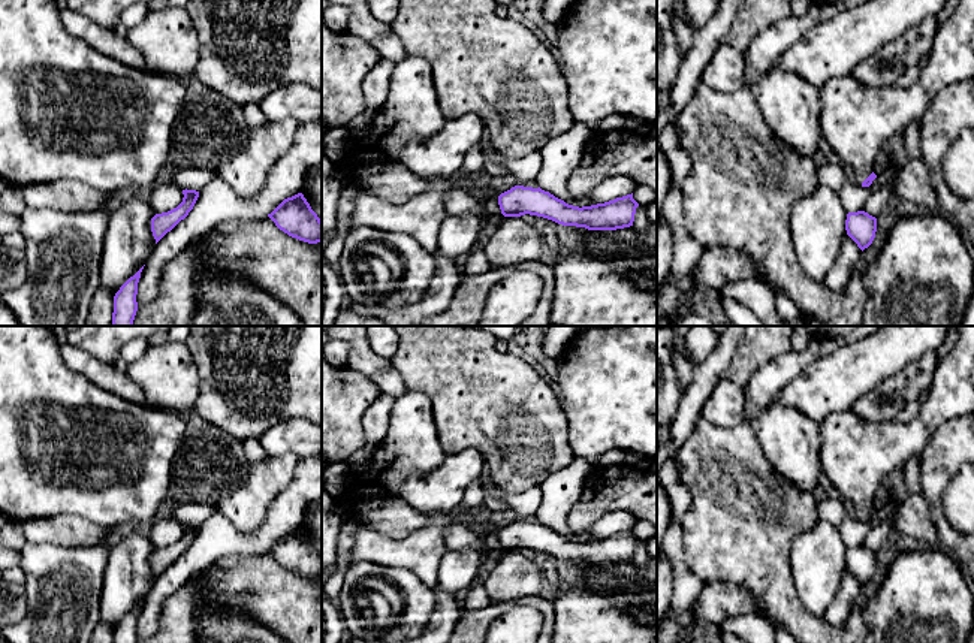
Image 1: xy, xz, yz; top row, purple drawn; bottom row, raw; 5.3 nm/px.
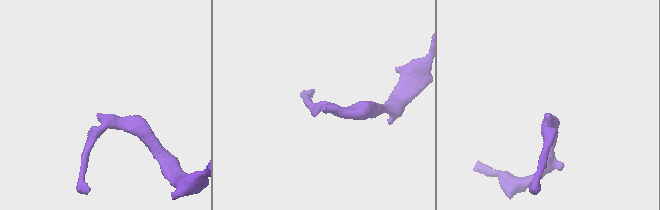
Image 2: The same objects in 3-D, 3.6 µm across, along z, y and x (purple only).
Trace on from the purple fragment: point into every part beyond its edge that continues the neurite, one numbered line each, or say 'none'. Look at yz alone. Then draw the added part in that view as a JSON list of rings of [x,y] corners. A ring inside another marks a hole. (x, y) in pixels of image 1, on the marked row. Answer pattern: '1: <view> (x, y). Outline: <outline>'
1: yz (858, 121). Outline: [[[958,0],[952,16],[938,27],[929,60],[922,69],[919,79],[908,87],[865,87],[854,76],[829,81],[820,91],[820,132],[839,161],[856,184],[874,172],[880,153],[887,147],[890,138],[902,133],[908,124],[923,117],[934,97],[949,84],[974,79],[974,0]]]

